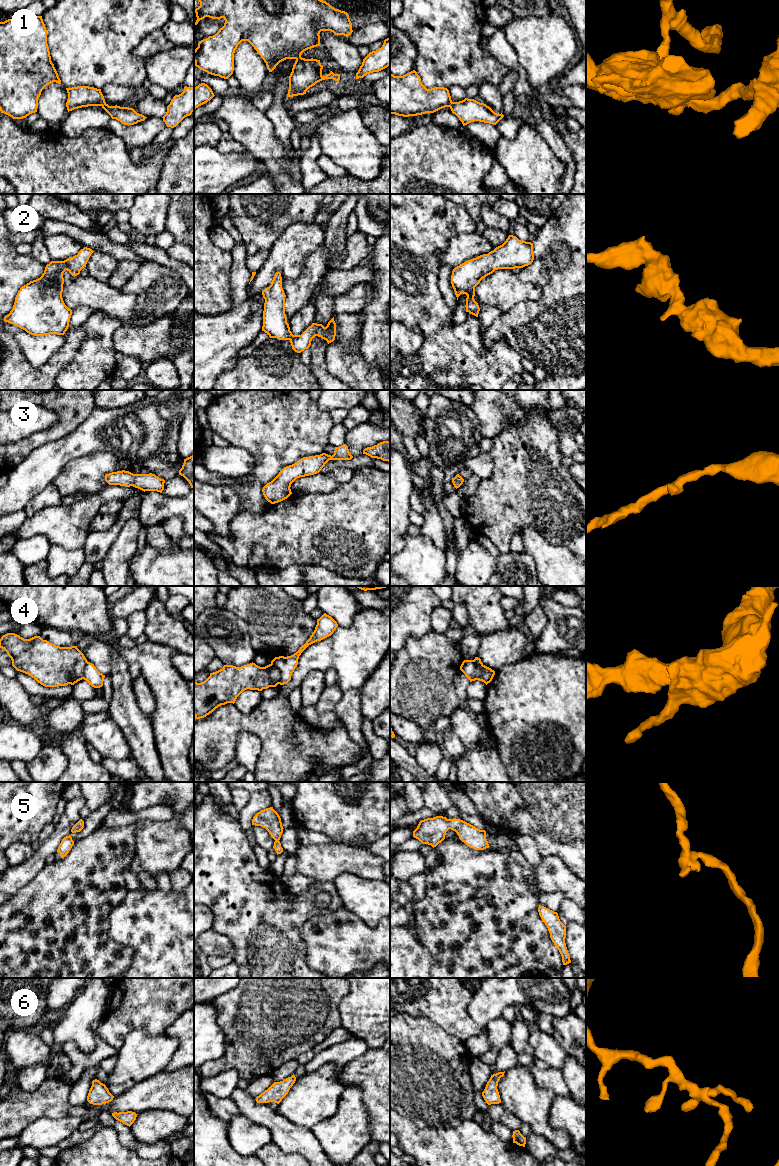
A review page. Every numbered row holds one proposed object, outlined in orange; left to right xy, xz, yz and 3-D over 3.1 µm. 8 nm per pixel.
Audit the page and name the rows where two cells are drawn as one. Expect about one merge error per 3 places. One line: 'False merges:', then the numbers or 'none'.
False merges: 1, 4

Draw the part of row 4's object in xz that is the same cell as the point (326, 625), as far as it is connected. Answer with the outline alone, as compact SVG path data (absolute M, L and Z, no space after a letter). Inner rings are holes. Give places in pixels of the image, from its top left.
M324 613L319 619L317 619L317 625L310 638L296 653L287 657L275 657L271 661L271 664L278 668L281 673L279 684L284 685L291 680L291 675L298 665L299 656L309 645L331 636L337 627L337 622L331 616Z

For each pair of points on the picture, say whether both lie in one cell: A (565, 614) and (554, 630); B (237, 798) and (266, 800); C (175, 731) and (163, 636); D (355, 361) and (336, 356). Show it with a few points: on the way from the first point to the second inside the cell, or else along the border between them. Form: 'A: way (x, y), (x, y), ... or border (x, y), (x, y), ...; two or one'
A: way (561, 618), (557, 622), (557, 626); one
B: border (251, 793), (248, 803), (239, 812); two
C: border (148, 639), (168, 645), (177, 651); two
D: way (350, 361), (341, 361); one

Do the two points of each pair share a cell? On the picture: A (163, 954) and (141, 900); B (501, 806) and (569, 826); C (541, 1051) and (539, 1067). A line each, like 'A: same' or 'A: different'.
A: same
B: same
C: different

